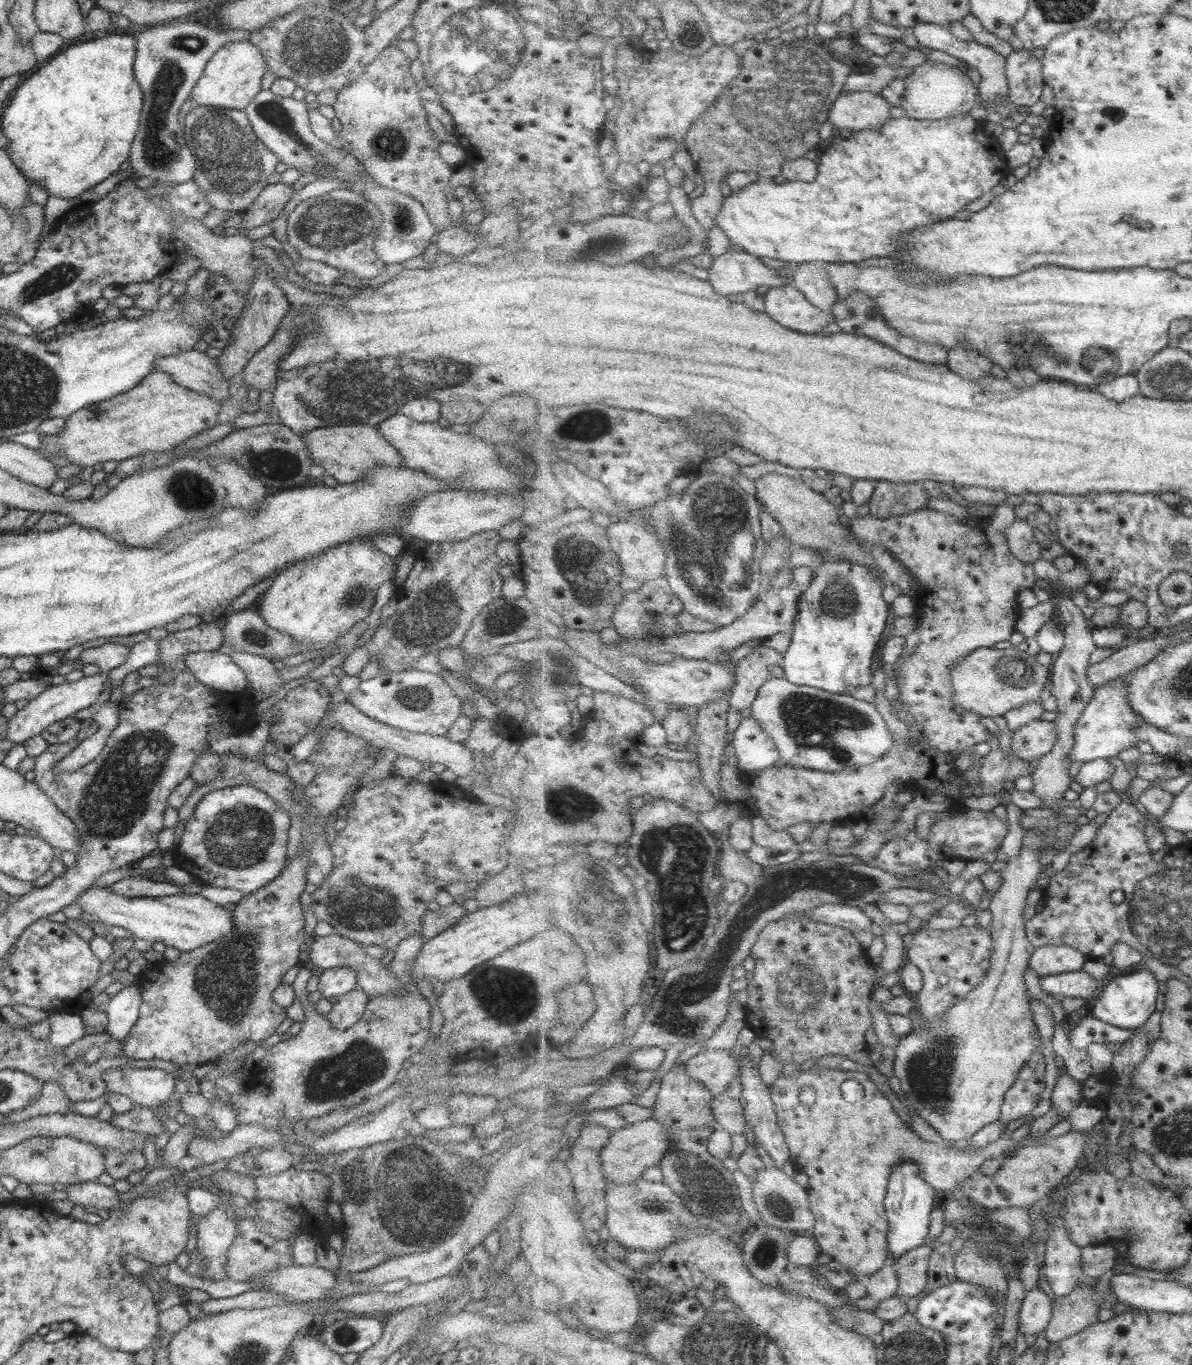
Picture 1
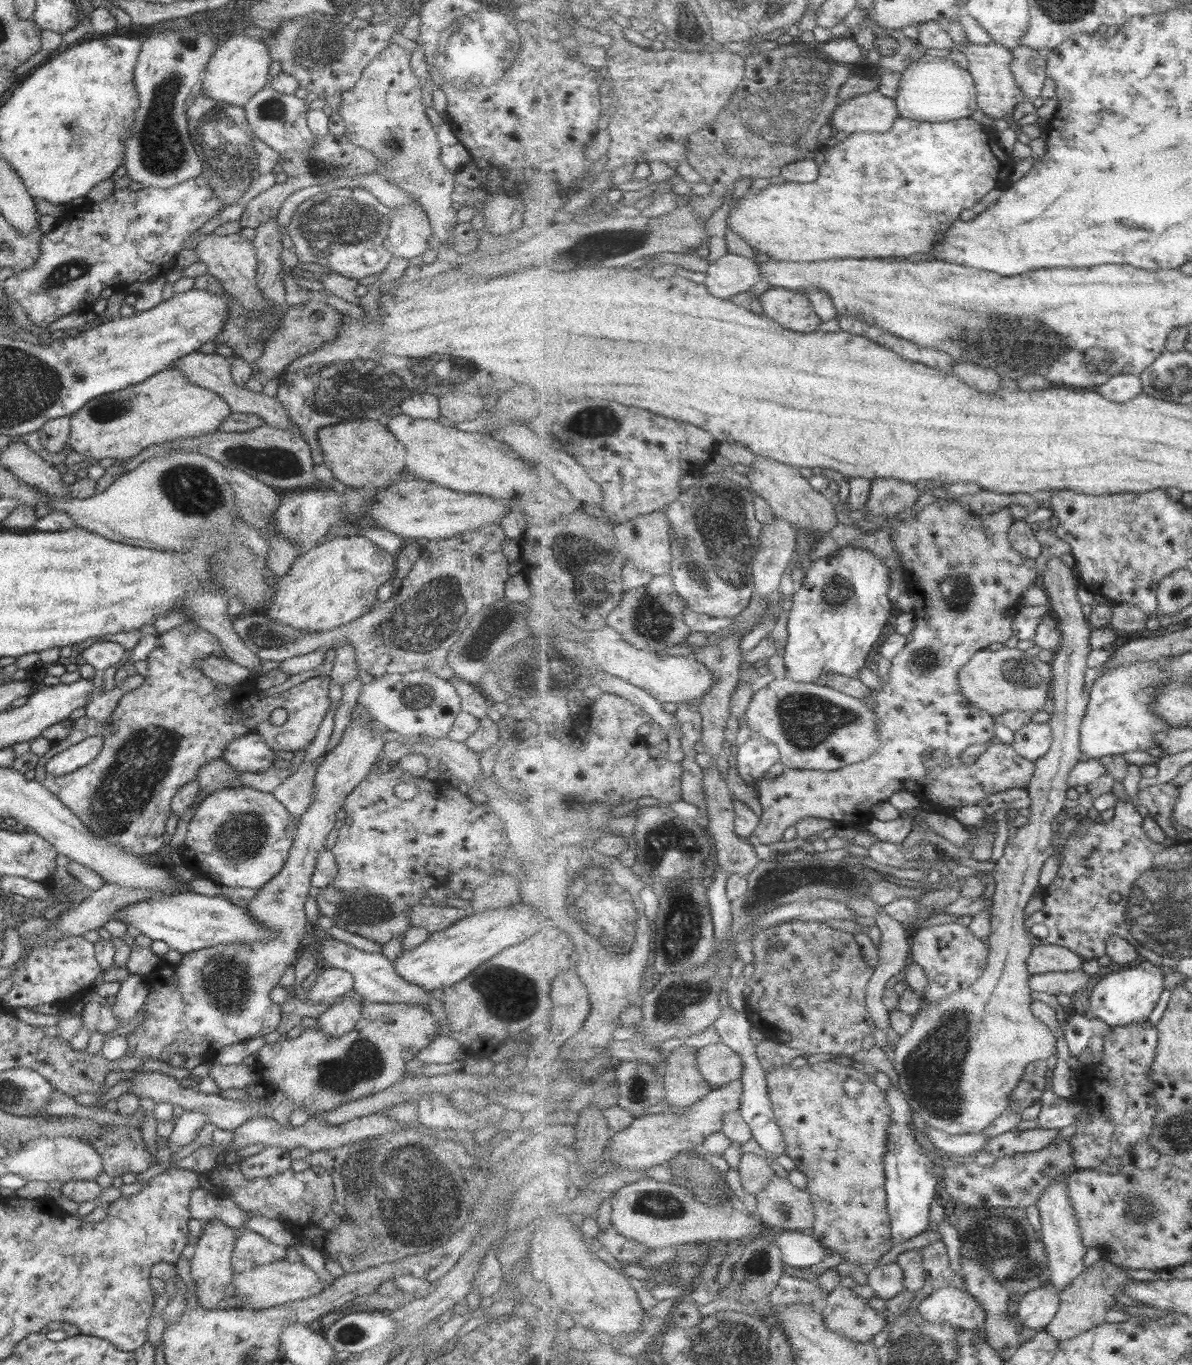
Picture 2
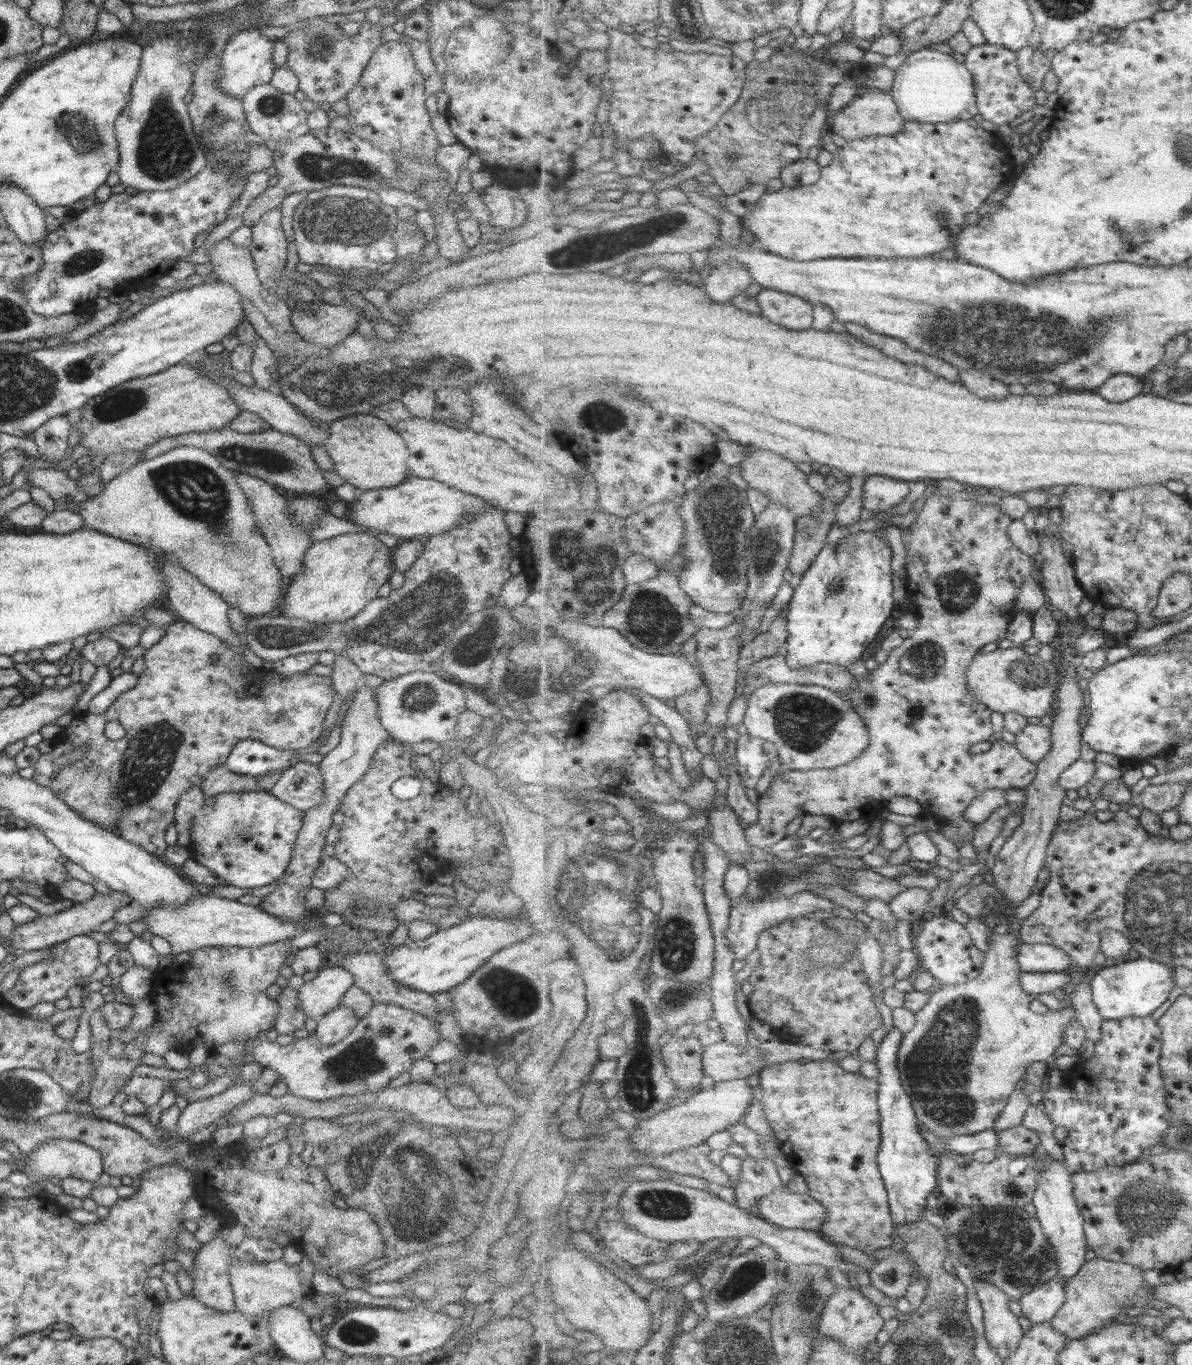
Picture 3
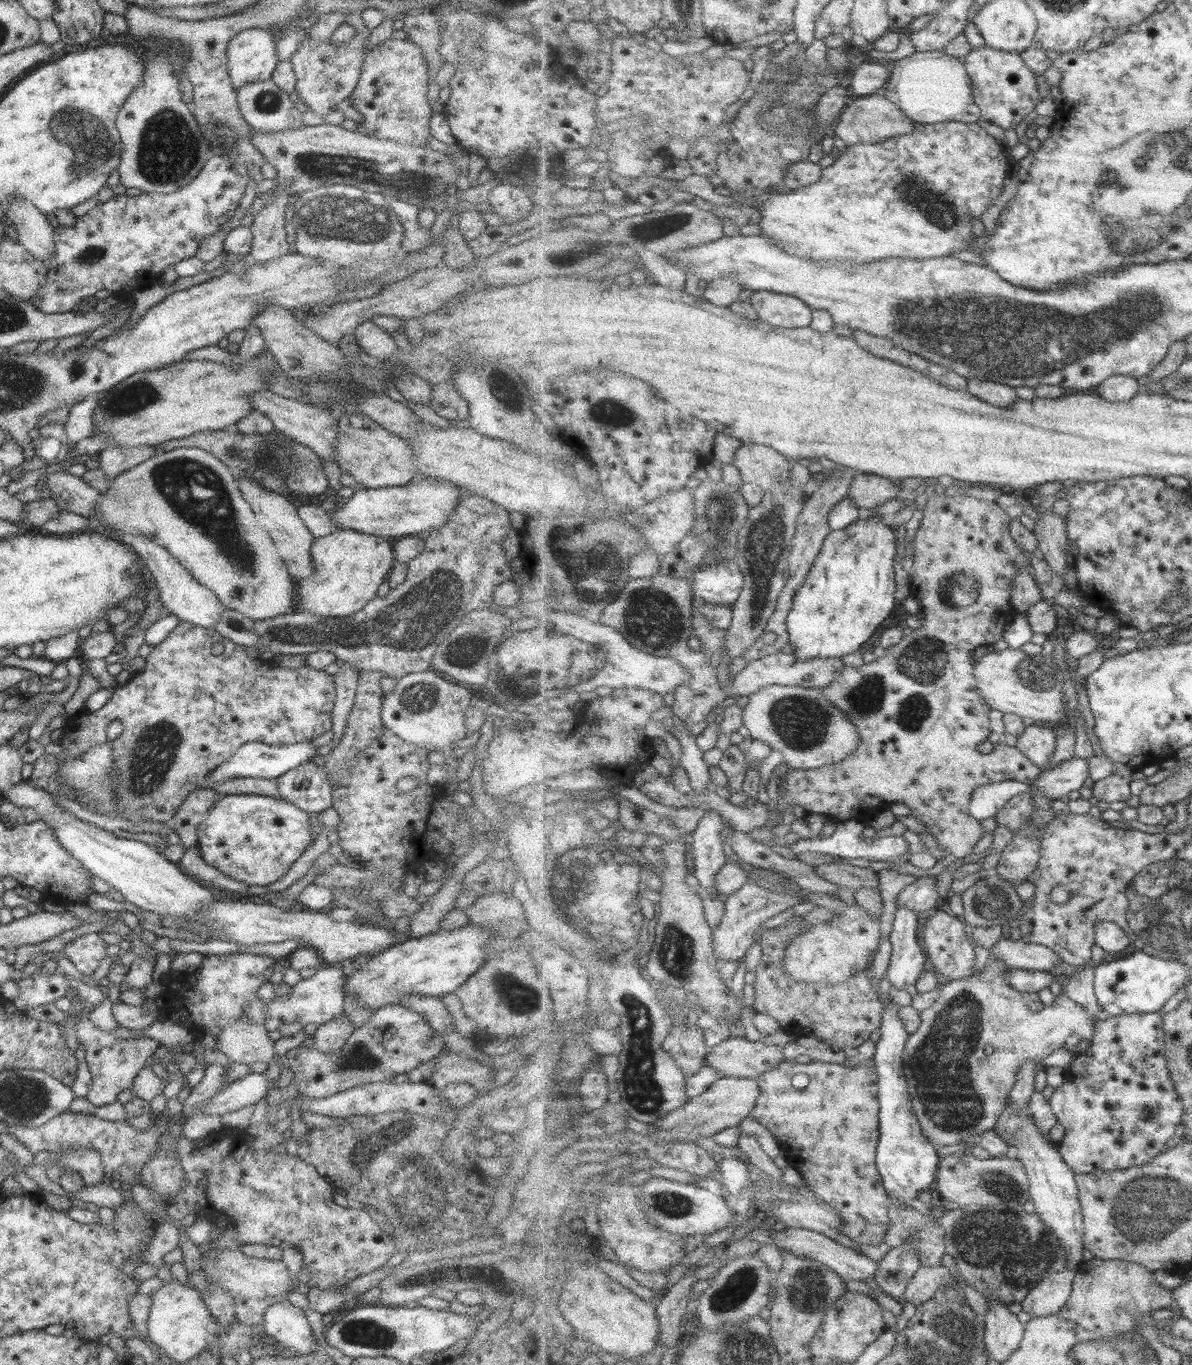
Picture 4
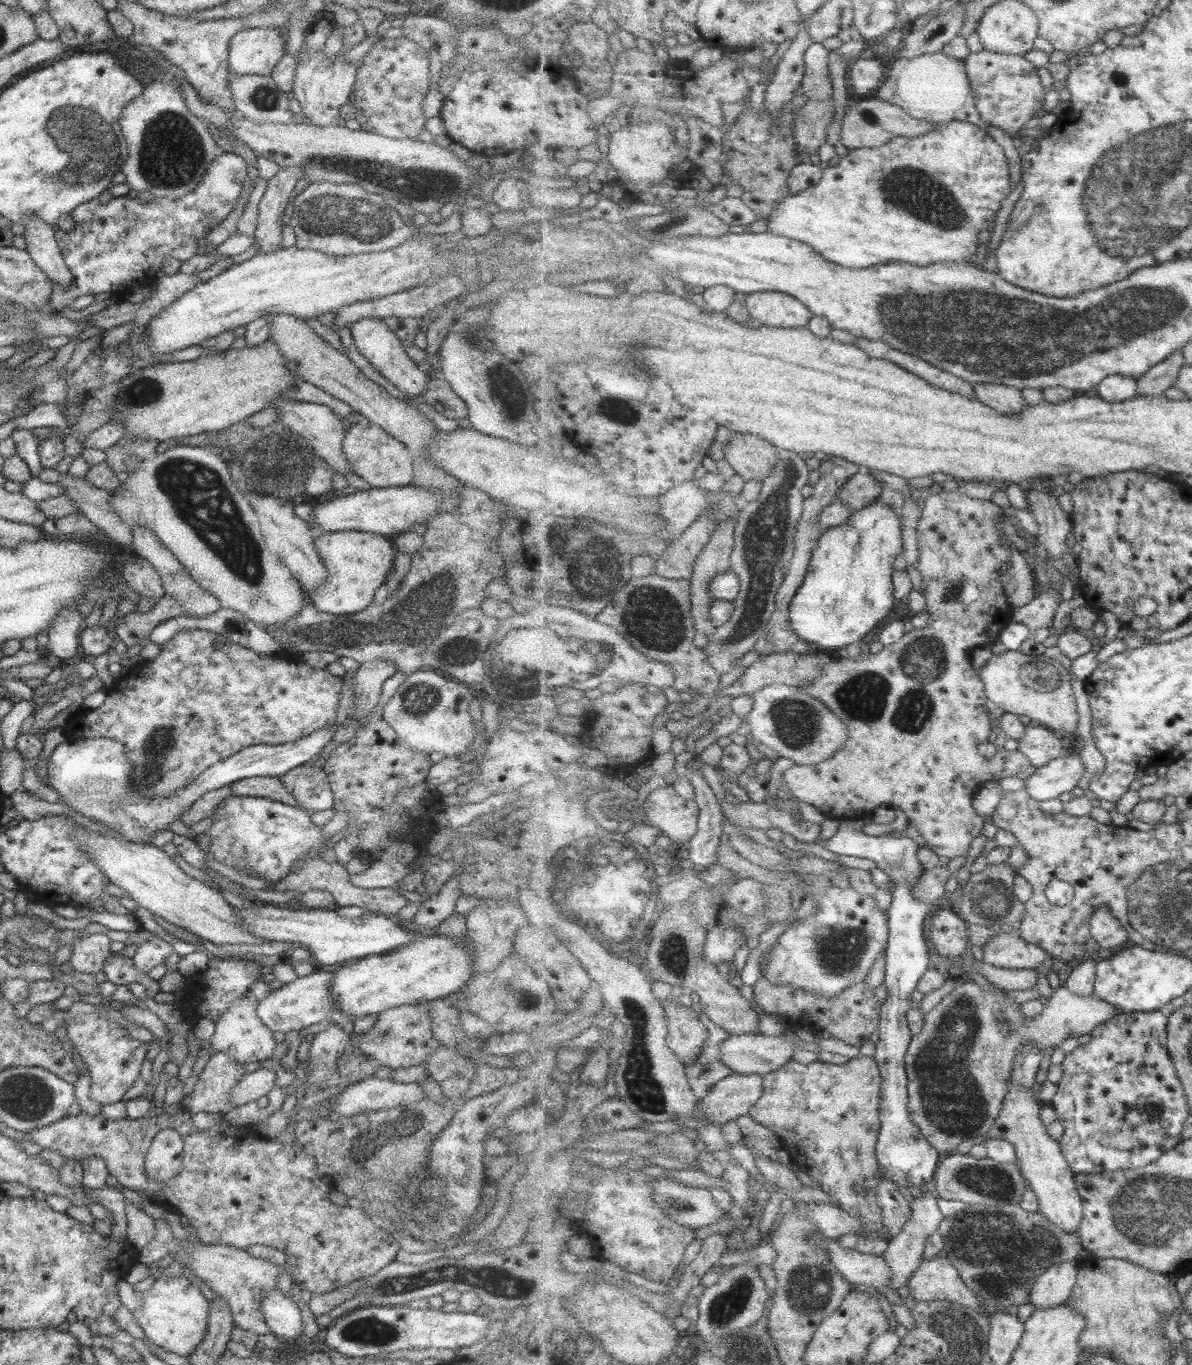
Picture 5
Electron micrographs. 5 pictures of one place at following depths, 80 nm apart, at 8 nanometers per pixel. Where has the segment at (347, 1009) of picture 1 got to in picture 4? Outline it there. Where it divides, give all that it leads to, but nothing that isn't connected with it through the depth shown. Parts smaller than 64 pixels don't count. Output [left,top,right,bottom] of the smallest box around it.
[313,1013,353,1053]

